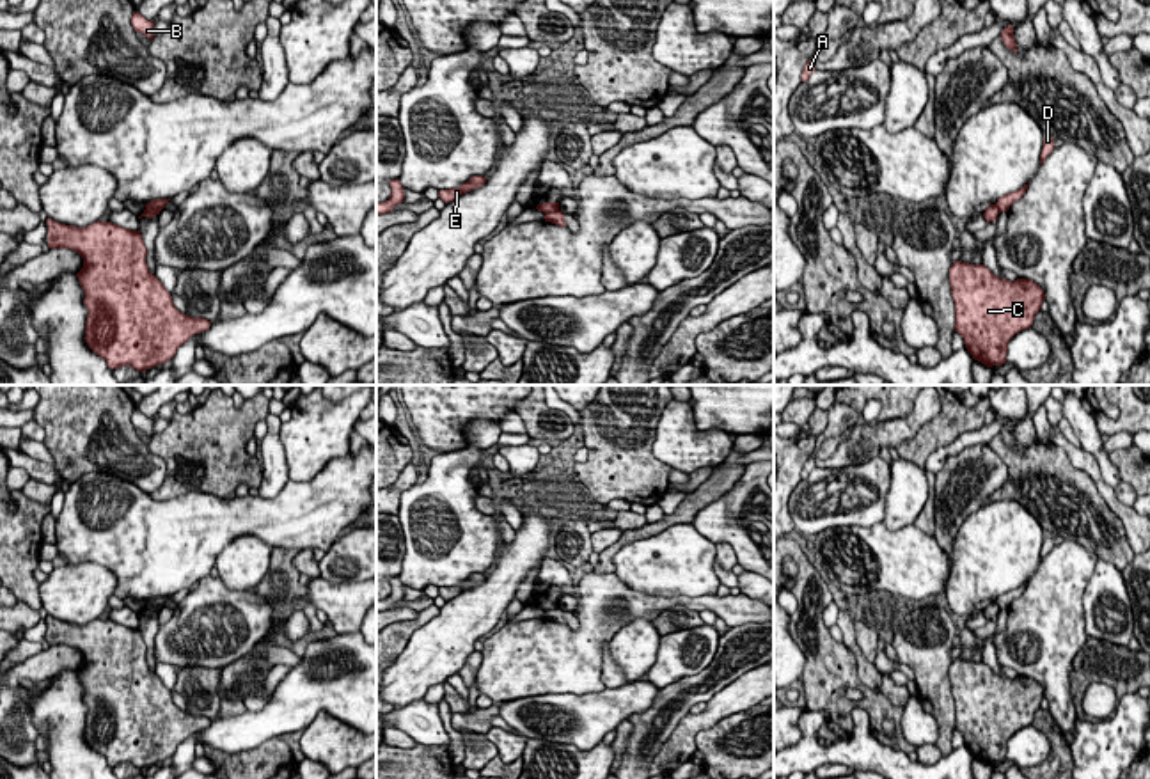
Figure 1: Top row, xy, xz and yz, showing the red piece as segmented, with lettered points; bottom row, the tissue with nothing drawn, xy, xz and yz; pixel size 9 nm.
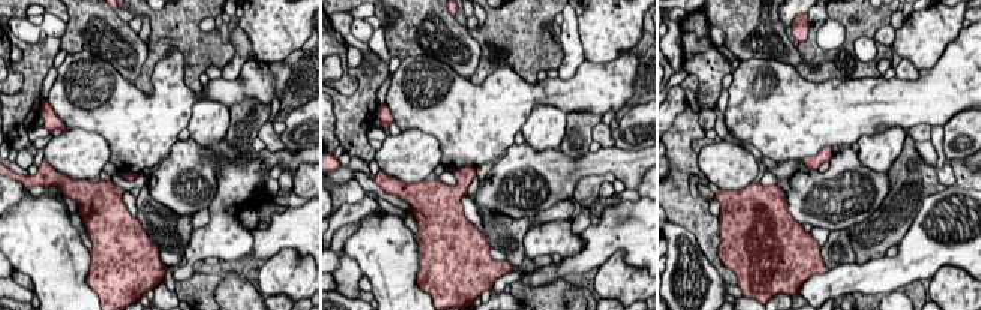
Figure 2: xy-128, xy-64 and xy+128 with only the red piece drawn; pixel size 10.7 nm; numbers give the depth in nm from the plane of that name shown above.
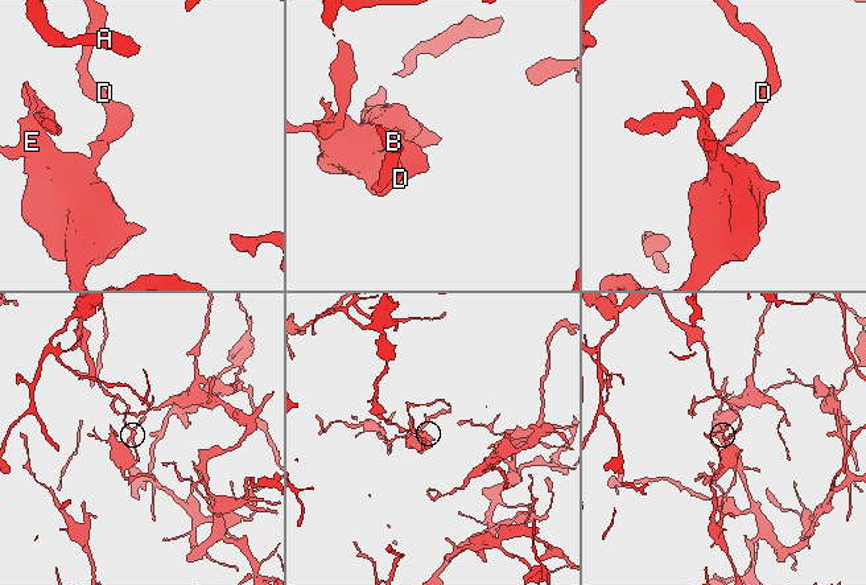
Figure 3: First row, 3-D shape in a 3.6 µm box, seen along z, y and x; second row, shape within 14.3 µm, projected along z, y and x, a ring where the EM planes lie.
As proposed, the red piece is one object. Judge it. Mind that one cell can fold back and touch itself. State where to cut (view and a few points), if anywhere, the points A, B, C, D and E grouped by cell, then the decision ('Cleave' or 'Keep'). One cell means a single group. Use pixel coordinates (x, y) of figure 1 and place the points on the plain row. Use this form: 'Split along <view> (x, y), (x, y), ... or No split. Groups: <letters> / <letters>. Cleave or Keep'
Split along xz (558, 607), (545, 611). Groups: A B D / C E. Cleave

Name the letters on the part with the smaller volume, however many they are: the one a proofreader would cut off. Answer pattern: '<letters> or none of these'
C, E

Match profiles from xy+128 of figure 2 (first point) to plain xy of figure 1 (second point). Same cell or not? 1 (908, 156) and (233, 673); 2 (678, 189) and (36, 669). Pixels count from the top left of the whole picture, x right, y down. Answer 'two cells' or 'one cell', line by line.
1: one cell
2: two cells

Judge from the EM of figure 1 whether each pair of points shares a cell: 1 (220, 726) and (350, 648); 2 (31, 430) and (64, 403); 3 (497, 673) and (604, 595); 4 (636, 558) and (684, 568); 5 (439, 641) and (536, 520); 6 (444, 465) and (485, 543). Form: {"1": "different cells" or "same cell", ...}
{"1": "same cell", "2": "different cells", "3": "same cell", "4": "same cell", "5": "same cell", "6": "same cell"}

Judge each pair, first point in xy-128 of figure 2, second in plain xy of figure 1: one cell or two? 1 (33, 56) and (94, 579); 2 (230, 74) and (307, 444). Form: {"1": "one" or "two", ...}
{"1": "two", "2": "two"}

